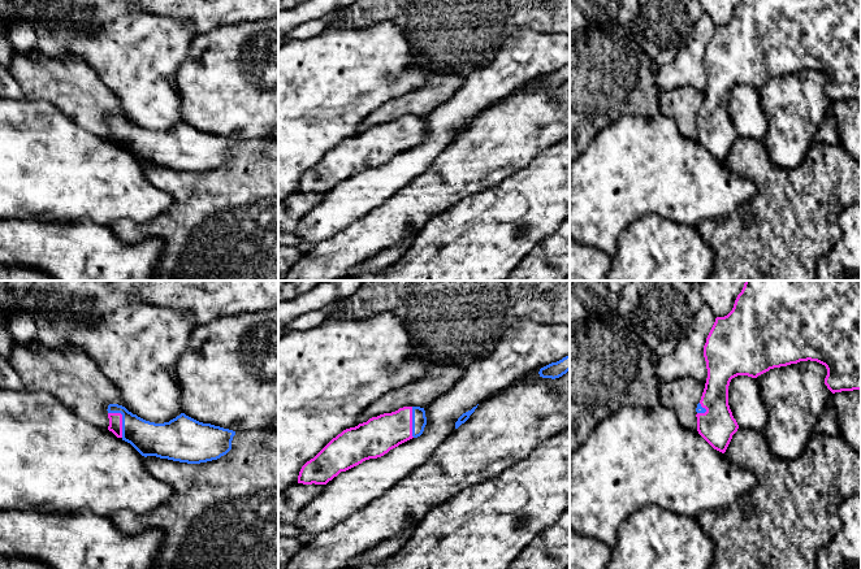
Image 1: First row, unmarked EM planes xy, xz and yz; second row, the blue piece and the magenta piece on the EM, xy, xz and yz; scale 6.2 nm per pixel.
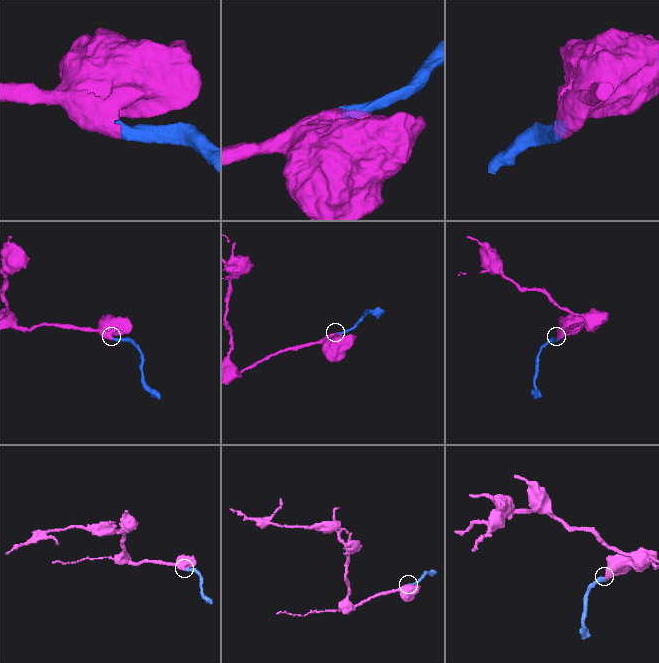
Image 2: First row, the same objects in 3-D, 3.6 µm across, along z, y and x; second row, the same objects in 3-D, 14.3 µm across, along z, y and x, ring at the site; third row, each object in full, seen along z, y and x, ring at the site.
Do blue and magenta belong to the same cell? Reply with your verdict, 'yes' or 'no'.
yes

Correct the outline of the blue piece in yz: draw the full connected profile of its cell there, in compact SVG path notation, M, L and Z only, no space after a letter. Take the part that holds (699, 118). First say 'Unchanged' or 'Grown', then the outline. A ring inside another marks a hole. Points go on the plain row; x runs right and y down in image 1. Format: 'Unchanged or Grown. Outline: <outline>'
Grown. Outline: M741 0L732 19L717 26L704 55L708 87L696 117L697 140L717 160L724 162L739 134L728 114L732 87L758 84L774 77L817 70L826 75L825 94L835 103L861 99L861 0Z

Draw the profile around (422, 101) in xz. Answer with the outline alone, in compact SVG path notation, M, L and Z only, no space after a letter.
M444 75L432 78L425 86L389 100L372 112L360 125L359 131L372 126L391 122L403 116L427 117L441 103L454 96L463 86L466 78L460 75Z

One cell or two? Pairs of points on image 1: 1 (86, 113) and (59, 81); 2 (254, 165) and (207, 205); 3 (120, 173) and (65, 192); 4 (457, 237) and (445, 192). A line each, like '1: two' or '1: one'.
1: one
2: one
3: one
4: two

